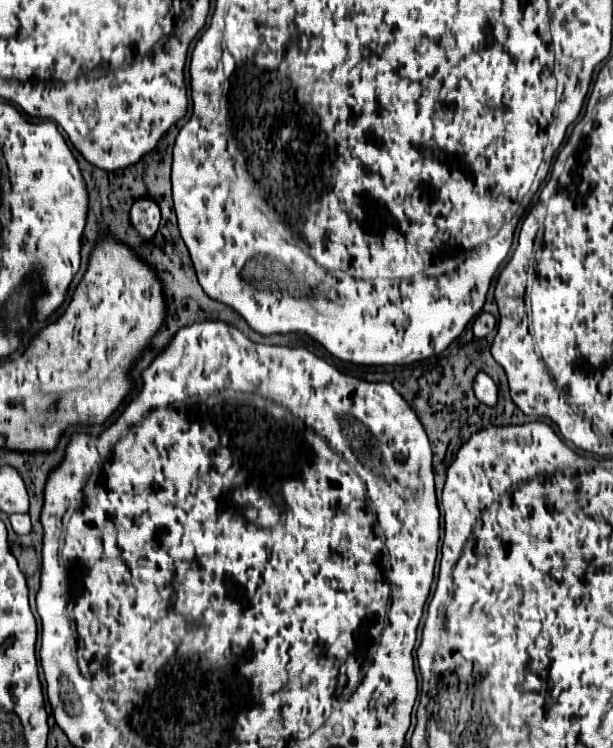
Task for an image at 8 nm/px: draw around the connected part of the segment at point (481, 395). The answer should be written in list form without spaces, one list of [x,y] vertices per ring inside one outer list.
[[[479,371],[477,377],[473,379],[473,393],[475,393],[475,397],[477,397],[481,403],[485,403],[485,405],[489,405],[489,407],[493,407],[493,405],[497,403],[497,385],[495,385],[493,379],[491,379],[487,373],[483,373],[483,371]]]

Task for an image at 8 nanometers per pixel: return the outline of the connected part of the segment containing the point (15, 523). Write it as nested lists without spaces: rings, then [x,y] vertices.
[[[15,513],[9,517],[11,521],[11,527],[17,535],[27,535],[31,531],[31,521],[29,521],[29,515],[21,515],[21,513]]]

